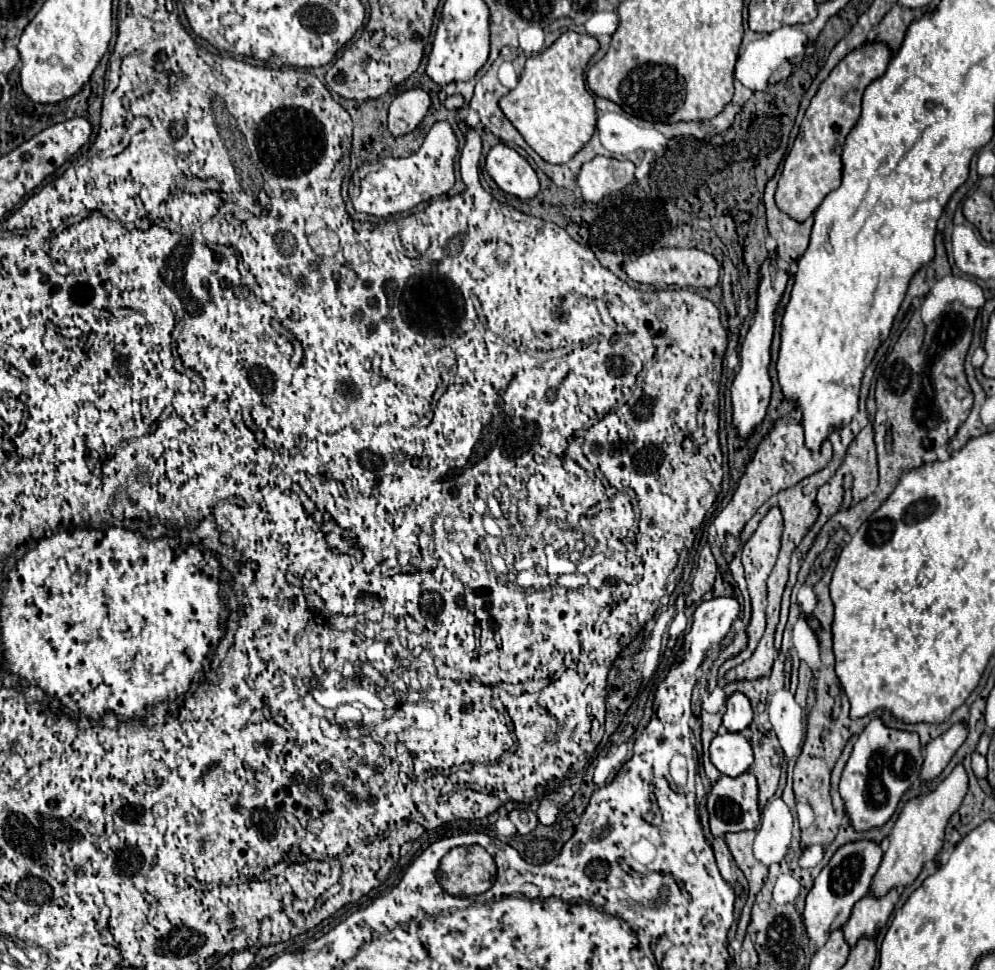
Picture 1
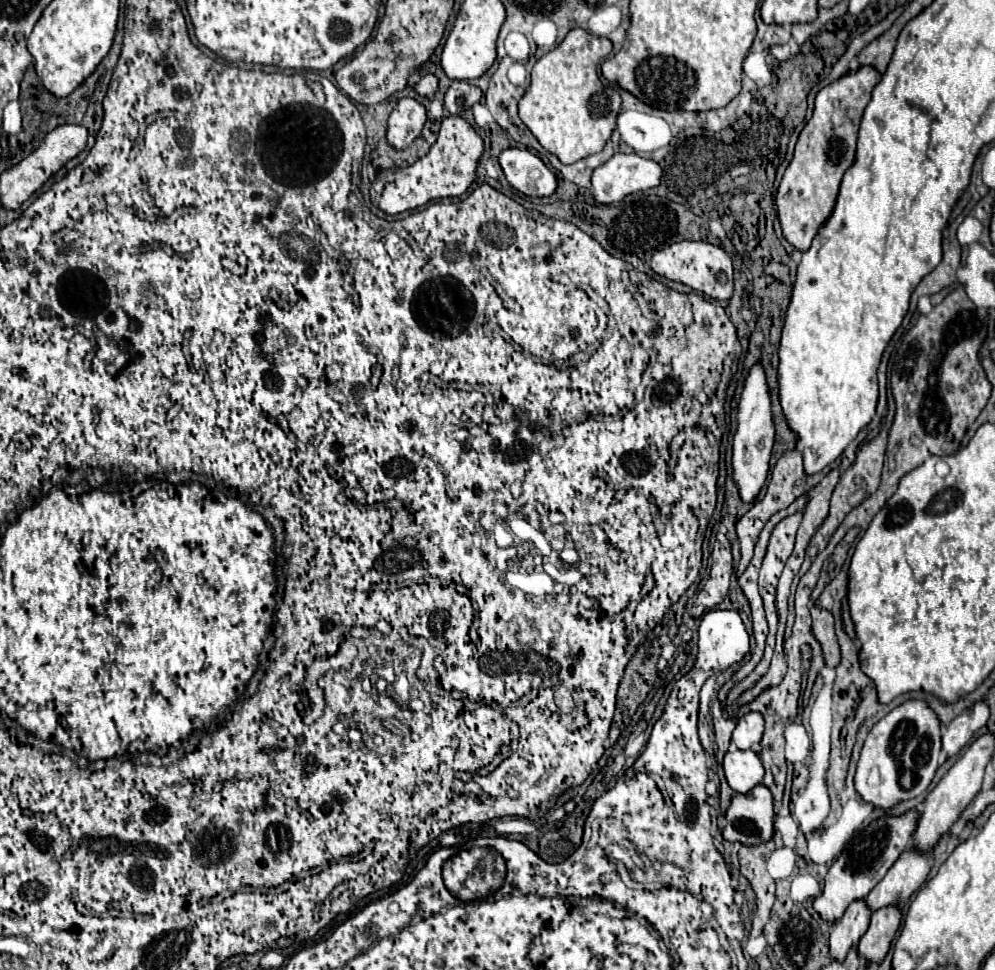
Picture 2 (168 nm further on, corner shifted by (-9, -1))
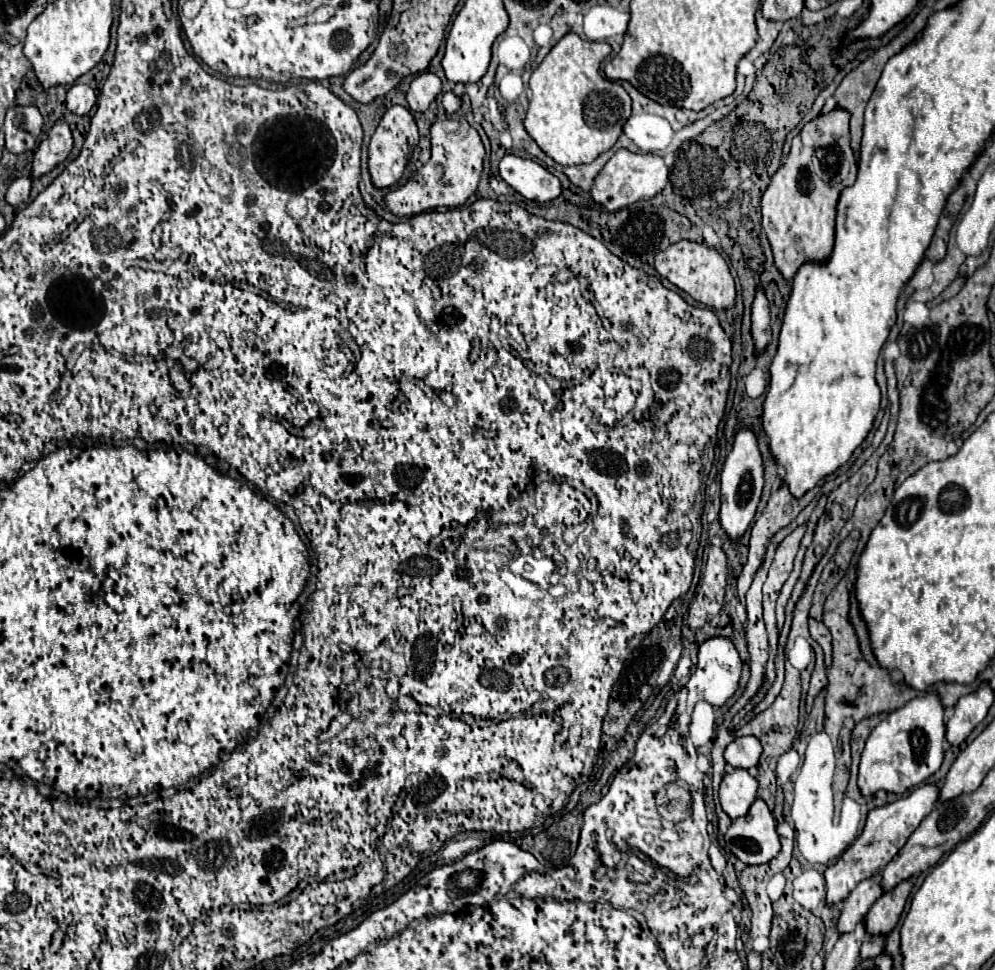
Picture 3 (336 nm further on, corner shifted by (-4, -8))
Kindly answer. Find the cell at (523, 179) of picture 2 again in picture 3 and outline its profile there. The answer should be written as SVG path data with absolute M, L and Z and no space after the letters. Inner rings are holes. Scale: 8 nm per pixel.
M507 154L499 162L499 174L513 190L529 200L549 202L561 194L559 178L531 158Z

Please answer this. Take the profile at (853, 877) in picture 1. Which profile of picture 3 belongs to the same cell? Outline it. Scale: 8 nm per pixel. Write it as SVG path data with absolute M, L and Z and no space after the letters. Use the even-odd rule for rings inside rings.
M923 784L913 788L909 796L903 796L891 804L869 810L865 828L859 834L859 838L843 852L843 856L833 866L825 870L827 902L837 904L839 900L845 900L861 880L885 868L885 864L905 846L905 840L917 830L919 822L931 814L937 802L939 802L939 784Z

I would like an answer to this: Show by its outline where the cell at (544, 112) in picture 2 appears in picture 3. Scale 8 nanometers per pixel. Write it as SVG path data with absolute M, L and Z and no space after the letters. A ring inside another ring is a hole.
M571 32L551 48L529 80L529 110L525 116L525 130L547 156L563 166L593 162L617 142L625 120L631 116L631 98L625 88L619 82L601 76L601 62L609 56L609 52L611 46L607 42L589 42Z

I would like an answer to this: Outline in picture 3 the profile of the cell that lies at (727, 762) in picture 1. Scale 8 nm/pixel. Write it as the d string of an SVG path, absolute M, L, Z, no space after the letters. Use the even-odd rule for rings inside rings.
M733 768L725 774L721 782L719 798L721 798L721 806L725 814L731 820L745 816L749 812L751 804L757 798L757 786L759 786L757 780L741 768Z

